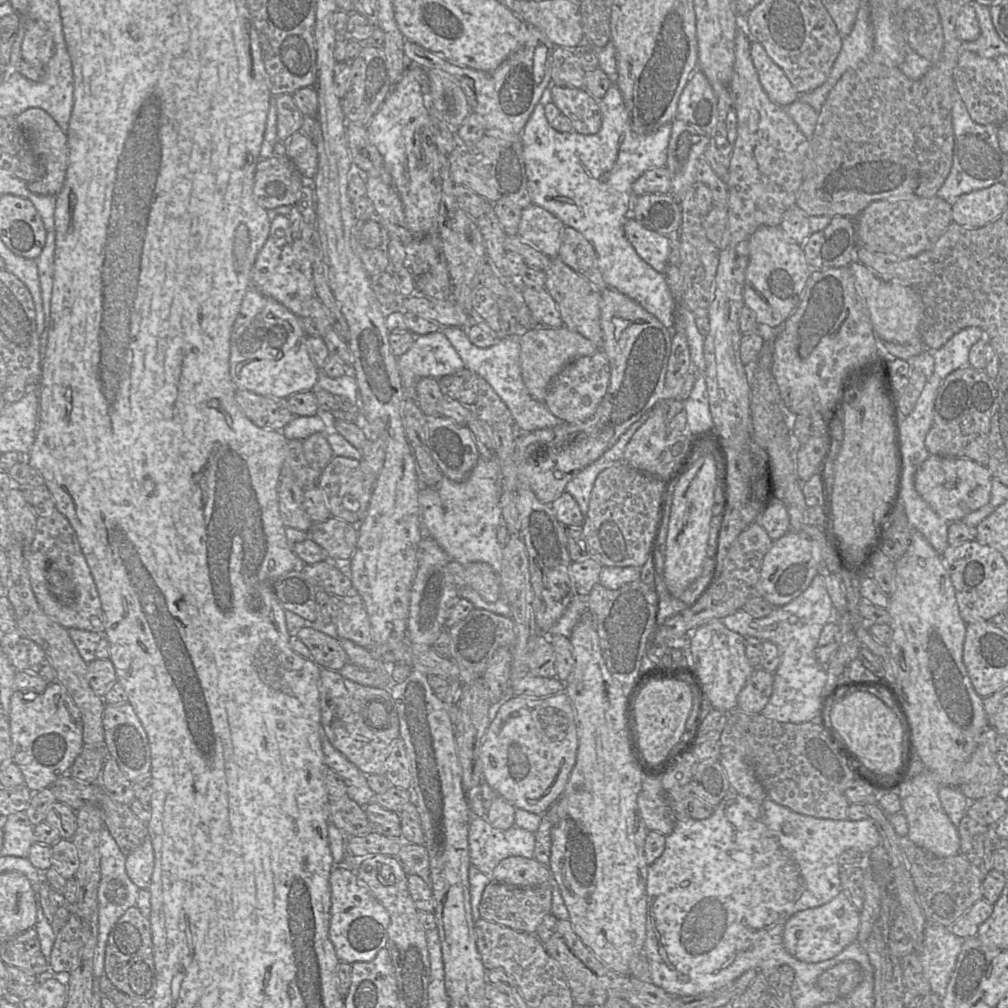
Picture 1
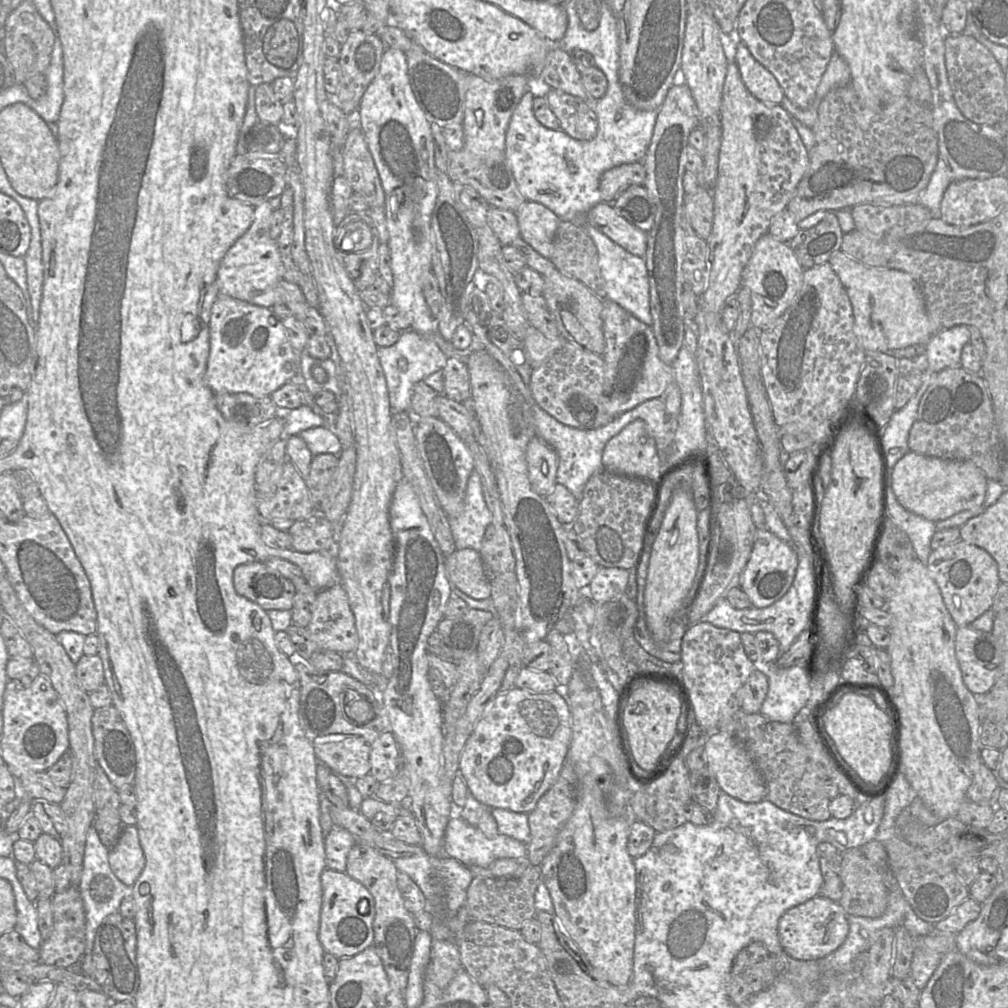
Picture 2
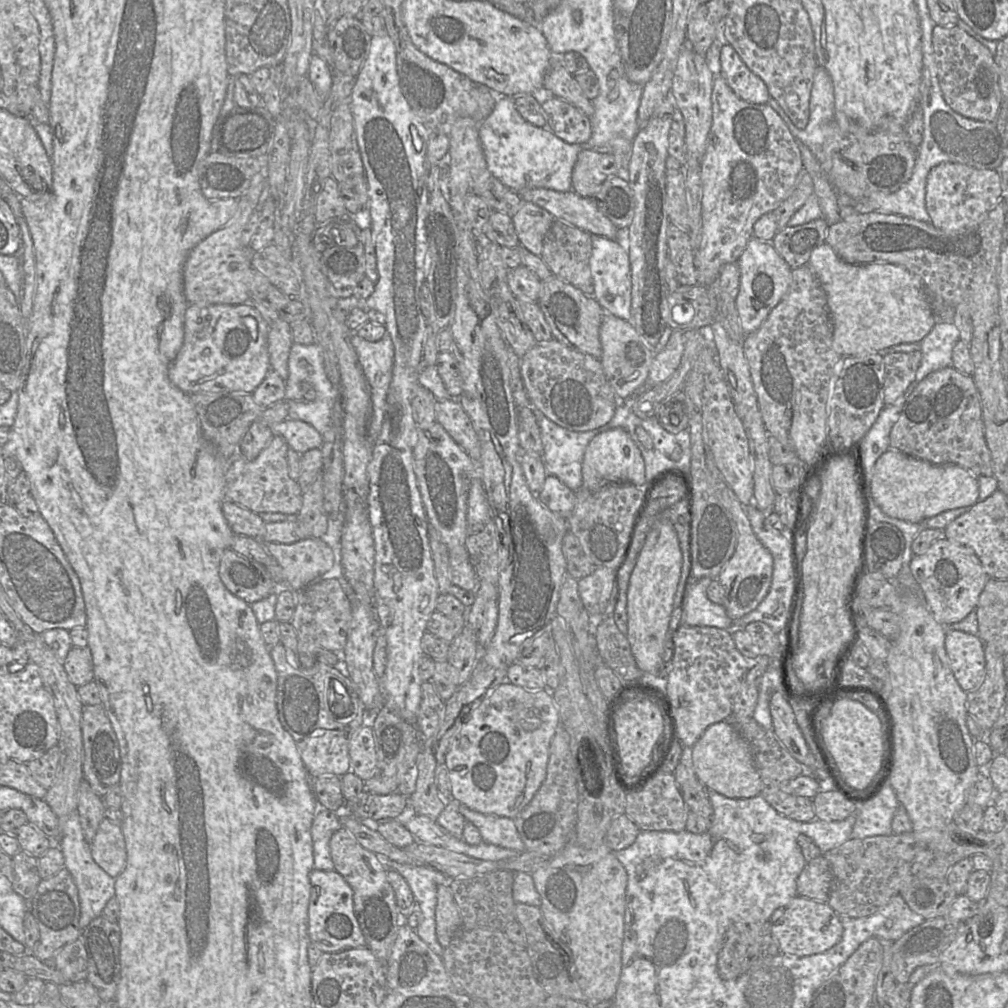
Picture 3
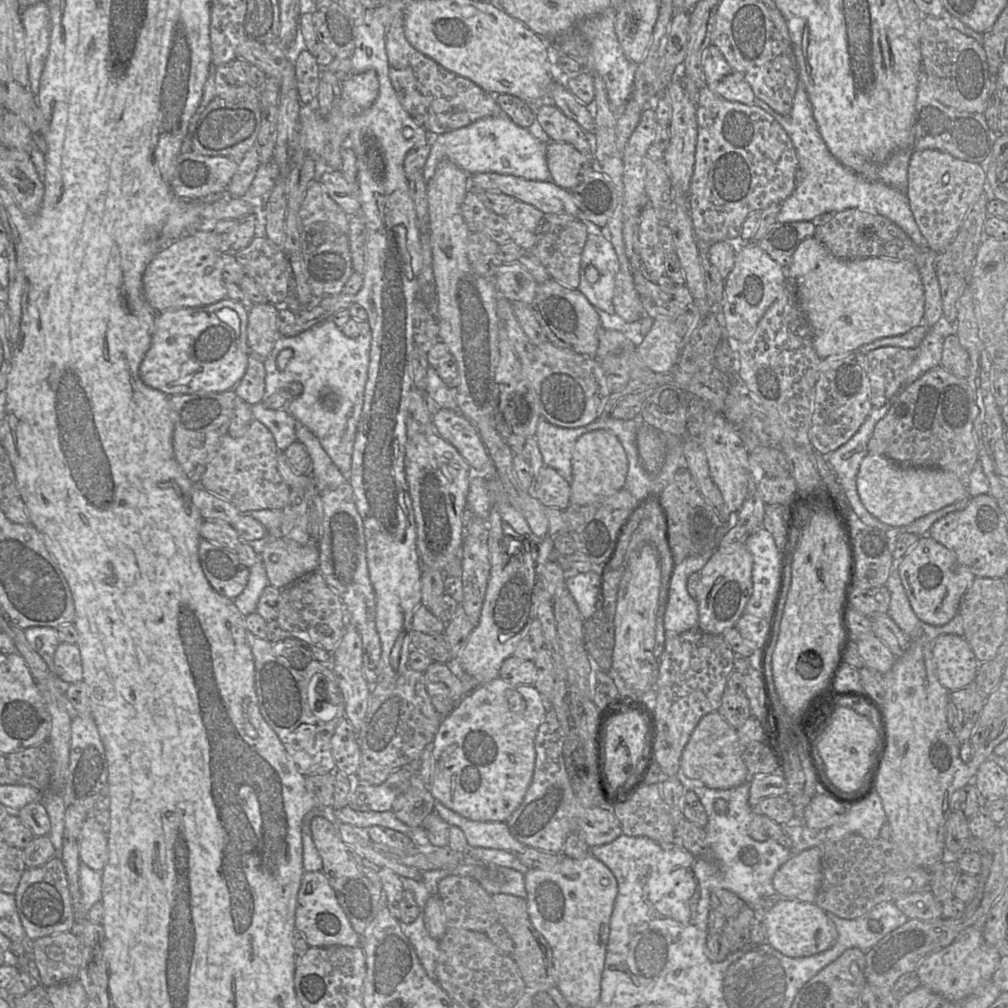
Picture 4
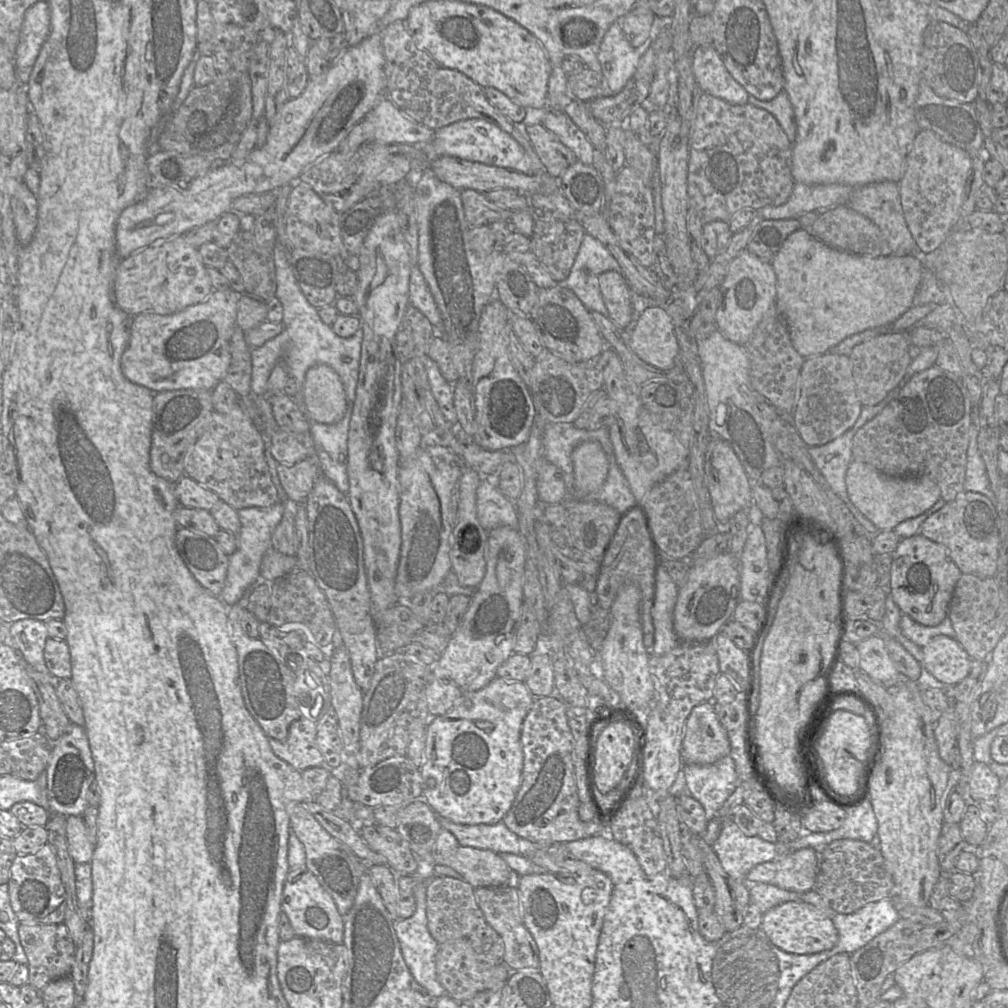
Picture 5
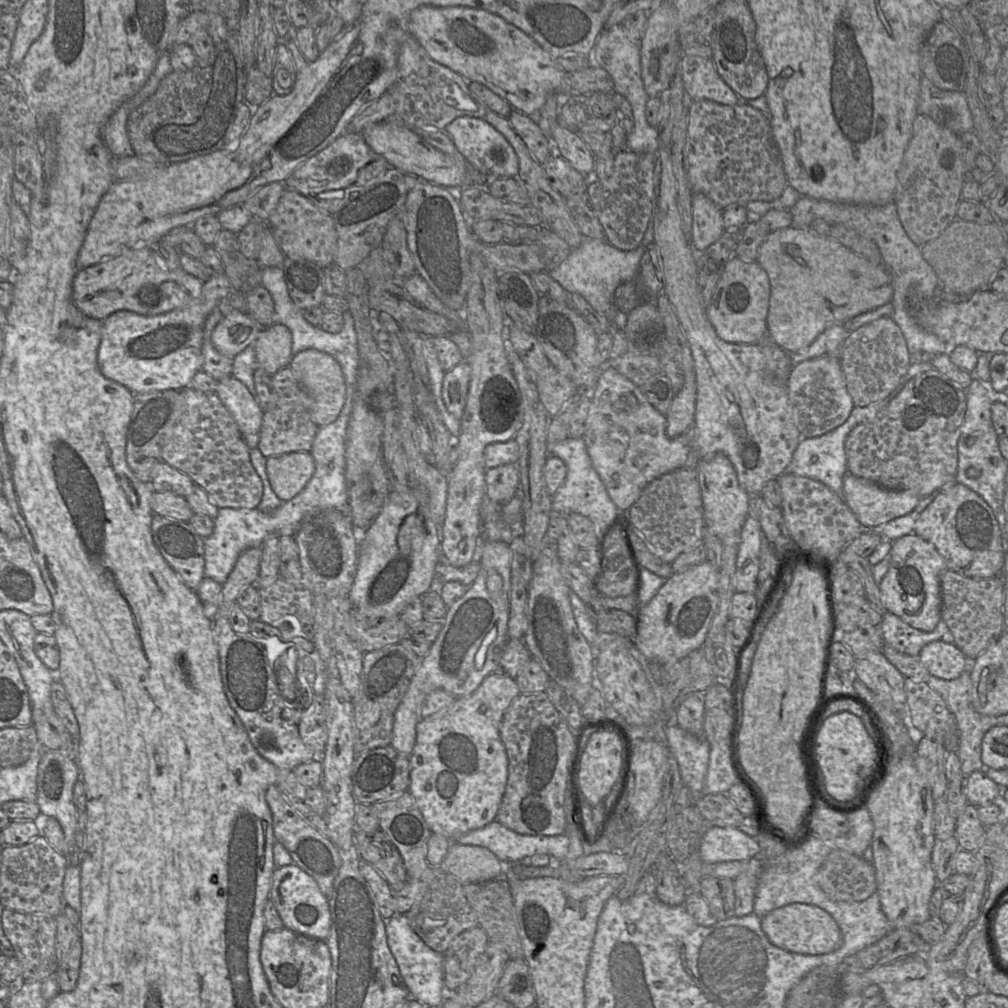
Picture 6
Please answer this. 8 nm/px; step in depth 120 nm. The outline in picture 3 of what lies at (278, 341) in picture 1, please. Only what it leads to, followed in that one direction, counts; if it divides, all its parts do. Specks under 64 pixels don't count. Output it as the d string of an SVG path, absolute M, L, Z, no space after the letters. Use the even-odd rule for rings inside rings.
M190 304L184 317L183 345L172 361L170 381L187 394L247 392L252 394L270 371L267 337L270 323L246 304Z

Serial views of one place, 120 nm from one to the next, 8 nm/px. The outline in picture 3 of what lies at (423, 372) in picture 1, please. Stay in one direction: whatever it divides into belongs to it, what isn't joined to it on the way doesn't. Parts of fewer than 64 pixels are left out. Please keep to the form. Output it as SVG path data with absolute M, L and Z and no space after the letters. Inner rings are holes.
M353 334L350 341L370 387L372 407L385 407L395 354L391 338L386 335L382 340L371 342Z

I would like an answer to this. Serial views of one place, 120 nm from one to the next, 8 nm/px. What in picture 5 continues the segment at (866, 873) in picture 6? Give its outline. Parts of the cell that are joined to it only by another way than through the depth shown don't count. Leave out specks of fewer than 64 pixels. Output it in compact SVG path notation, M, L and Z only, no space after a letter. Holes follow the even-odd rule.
M852 839L831 842L818 853L818 872L814 889L836 912L850 914L865 905L895 896L893 878L888 871L880 848Z

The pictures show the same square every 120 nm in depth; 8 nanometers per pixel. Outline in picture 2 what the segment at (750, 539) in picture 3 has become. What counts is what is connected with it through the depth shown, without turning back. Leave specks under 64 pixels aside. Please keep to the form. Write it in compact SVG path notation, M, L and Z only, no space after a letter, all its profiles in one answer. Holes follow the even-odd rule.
M757 528L749 560L740 575L739 588L744 591L755 608L765 608L781 599L791 587L798 566L798 557L795 550L786 542L779 539L768 529Z

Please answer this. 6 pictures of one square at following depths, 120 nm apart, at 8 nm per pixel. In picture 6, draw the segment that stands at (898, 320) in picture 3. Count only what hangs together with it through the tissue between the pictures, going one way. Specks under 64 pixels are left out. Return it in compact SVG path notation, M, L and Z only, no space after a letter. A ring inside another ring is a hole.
M789 227L772 231L760 246L756 262L767 272L771 286L768 336L789 353L808 347L829 327L842 325L893 298L891 276L882 264L872 264L811 229Z

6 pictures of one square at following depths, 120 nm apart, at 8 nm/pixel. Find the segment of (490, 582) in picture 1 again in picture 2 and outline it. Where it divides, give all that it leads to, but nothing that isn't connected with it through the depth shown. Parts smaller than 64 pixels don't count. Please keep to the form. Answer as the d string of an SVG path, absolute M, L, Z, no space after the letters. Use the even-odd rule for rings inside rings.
M472 548L456 549L446 558L446 572L452 586L474 599L490 598L488 582L480 553Z

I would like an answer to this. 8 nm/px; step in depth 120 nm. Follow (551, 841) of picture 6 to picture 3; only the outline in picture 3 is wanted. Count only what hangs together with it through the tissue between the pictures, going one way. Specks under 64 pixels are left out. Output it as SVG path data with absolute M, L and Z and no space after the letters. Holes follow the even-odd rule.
M462 804L458 811L465 817L467 822L474 824L478 828L484 843L518 852L526 850L514 819L494 814L483 814Z

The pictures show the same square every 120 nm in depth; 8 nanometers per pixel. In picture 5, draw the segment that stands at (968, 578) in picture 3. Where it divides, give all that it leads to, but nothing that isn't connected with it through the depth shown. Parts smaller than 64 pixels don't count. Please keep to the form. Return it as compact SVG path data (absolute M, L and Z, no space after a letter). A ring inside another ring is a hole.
M918 533L901 538L891 556L891 595L902 614L924 626L940 624L947 617L953 590L962 575L946 548Z

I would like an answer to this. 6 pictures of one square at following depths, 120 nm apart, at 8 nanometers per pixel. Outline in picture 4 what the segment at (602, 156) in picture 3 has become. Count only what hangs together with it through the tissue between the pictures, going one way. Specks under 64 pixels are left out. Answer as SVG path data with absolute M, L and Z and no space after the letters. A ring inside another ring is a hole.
M547 142L545 156L552 182L566 190L575 187L588 170L596 167L592 154L580 152L568 143Z

